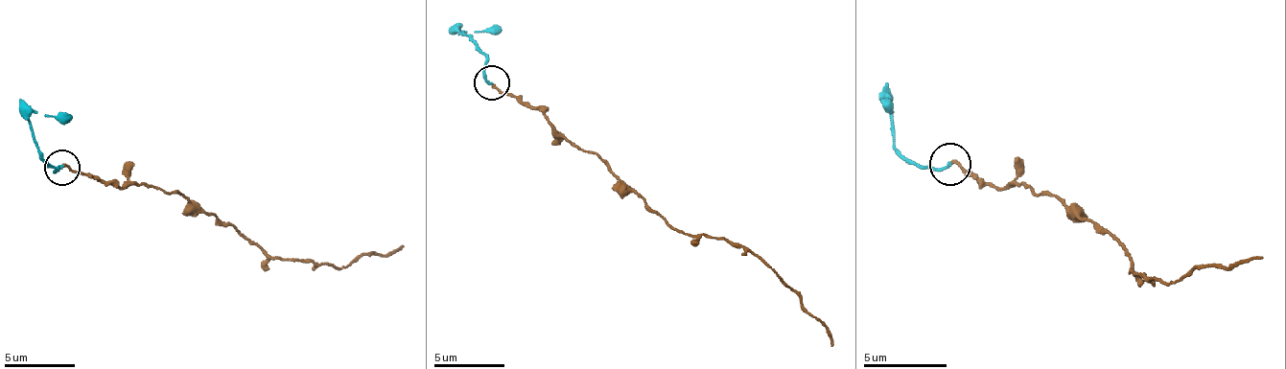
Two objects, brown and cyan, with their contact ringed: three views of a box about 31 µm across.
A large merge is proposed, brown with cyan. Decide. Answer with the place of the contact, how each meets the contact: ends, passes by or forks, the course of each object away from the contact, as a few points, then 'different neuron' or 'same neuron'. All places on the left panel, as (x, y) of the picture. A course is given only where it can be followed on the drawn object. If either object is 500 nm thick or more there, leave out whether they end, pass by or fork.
place (62, 167); brown ends; cyan ends; course brown (62, 168), (105, 182), (182, 193), (270, 256), (351, 266), (369, 252), (390, 256), (404, 245); course cyan (62, 168), (56, 172), (41, 157), (28, 115), (73, 119); same neuron

